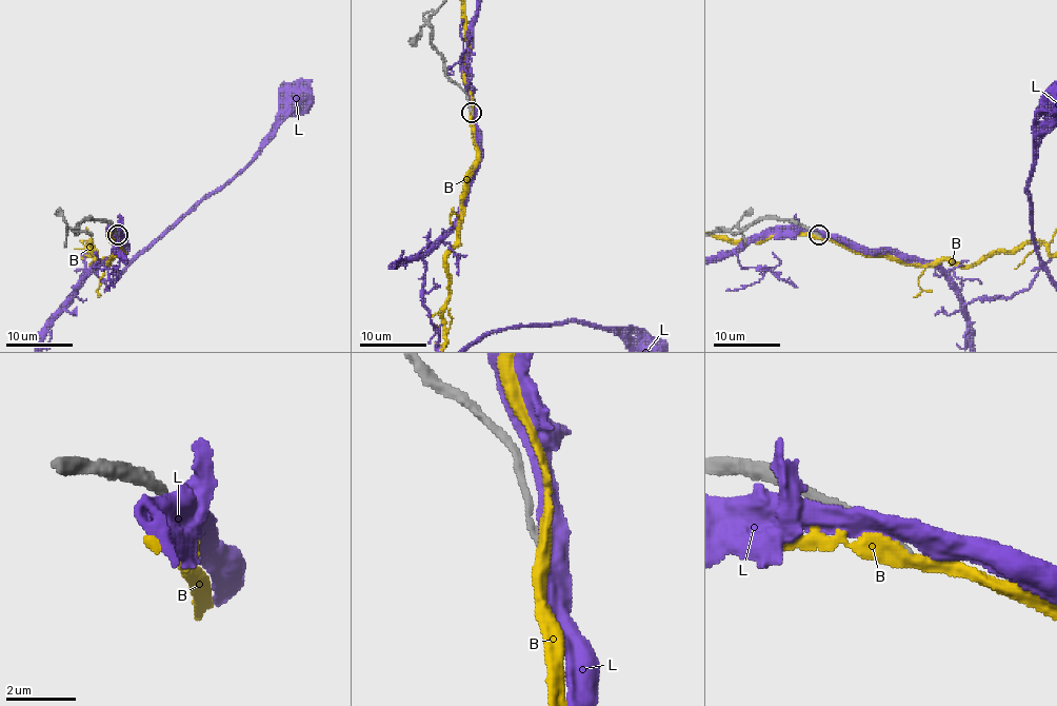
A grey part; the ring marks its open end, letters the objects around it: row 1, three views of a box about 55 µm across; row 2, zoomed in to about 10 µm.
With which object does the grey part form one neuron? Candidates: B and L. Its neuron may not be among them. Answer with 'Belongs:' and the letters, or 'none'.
Belongs: none

